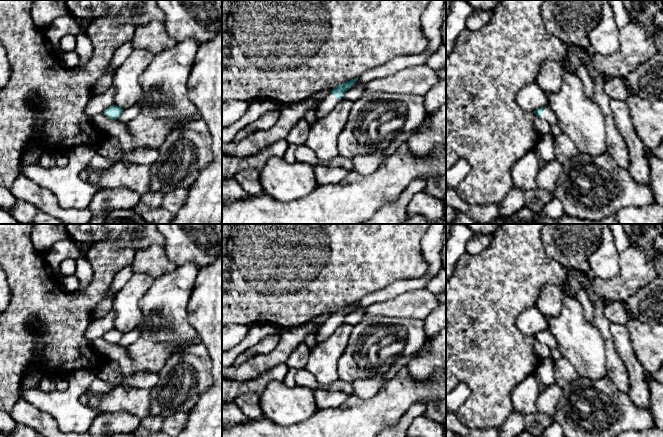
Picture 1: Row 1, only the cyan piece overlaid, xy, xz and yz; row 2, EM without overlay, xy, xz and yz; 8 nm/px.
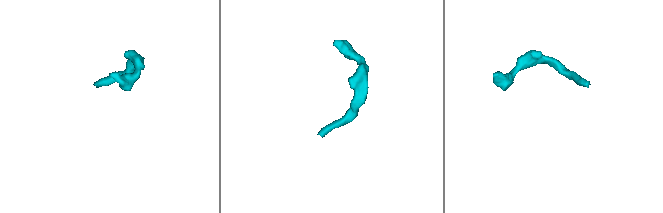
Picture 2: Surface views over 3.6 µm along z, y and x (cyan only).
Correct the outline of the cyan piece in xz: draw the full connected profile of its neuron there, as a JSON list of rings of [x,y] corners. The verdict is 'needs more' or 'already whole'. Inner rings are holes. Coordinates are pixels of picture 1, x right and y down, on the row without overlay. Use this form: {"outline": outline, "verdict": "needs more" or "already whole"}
{"outline": [[[356,302],[339,308],[323,325],[321,325],[318,332],[316,333],[317,344],[322,341],[325,341],[330,335],[332,335],[339,327],[345,316],[349,314],[355,306]]], "verdict": "needs more"}

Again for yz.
{"outline": [[[548,330],[537,332],[533,337],[549,348],[556,349],[556,339]]], "verdict": "needs more"}

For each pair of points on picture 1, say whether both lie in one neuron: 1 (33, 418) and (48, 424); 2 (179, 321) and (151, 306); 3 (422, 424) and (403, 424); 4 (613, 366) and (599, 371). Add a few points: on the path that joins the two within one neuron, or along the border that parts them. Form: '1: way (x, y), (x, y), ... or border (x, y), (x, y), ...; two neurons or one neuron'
1: way (37, 419), (44, 423); one neuron
2: way (172, 314), (164, 306), (158, 306); one neuron
3: border (423, 414), (416, 417), (409, 426); two neurons
4: border (605, 346), (605, 366), (608, 376); two neurons

